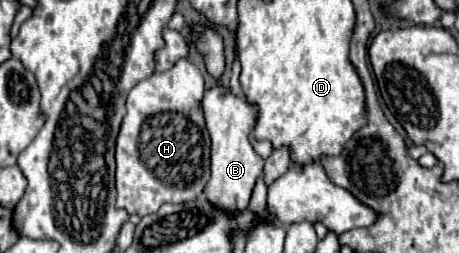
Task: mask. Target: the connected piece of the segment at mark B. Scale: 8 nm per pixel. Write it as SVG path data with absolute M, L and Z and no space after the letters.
M214 86L208 90L204 94L202 108L212 140L210 180L204 188L204 194L208 200L212 200L212 204L216 204L216 208L224 208L224 212L242 212L248 208L254 182L264 168L264 160L252 150L252 144L248 140L248 134L256 122L256 108L250 106L242 96L230 94L226 86Z

